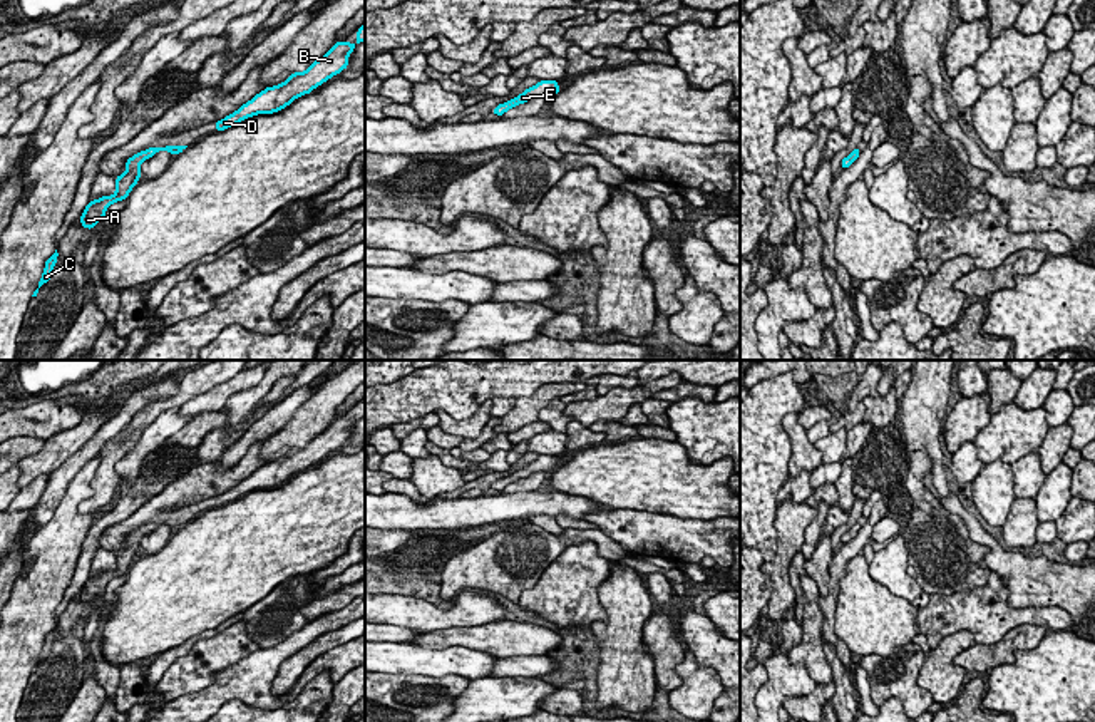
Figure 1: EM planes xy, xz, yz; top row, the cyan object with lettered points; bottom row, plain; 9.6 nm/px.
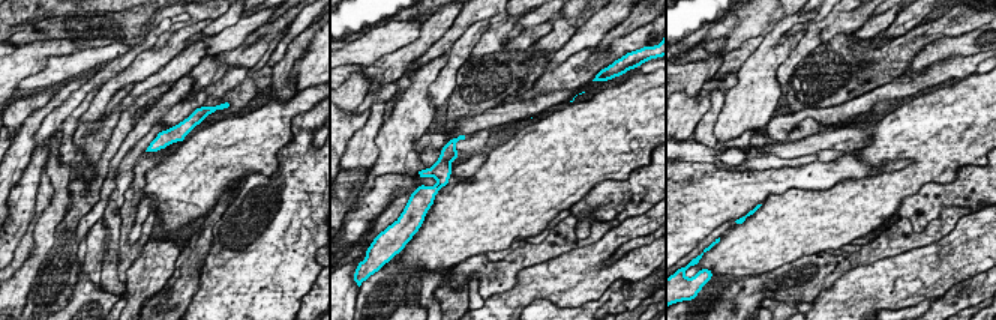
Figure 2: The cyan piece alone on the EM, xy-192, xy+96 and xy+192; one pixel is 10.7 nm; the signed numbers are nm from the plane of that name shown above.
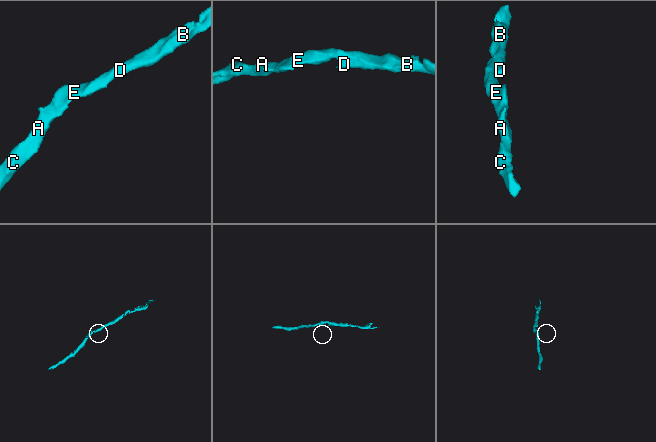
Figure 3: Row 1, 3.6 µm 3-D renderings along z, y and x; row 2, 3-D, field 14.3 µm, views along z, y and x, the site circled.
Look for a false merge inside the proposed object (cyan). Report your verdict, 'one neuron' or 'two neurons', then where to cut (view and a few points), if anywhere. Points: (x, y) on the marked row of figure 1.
one neuron; cut none

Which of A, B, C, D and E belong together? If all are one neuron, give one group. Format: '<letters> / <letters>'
A B C D E

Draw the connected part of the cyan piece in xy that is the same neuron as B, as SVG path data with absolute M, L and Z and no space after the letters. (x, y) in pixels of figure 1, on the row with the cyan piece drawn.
M365 23L357 30L357 42L337 42L323 57L315 60L305 72L293 72L283 84L266 87L238 111L216 121L216 131L224 131L241 121L258 116L273 114L290 106L300 95L310 94L330 77L348 67L348 54L365 40Z

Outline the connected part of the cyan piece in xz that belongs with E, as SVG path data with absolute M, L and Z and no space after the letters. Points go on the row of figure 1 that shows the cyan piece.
M539 80L534 87L526 89L521 95L499 104L492 109L492 114L504 116L506 111L524 104L534 97L546 97L548 101L553 99L559 92L558 80Z

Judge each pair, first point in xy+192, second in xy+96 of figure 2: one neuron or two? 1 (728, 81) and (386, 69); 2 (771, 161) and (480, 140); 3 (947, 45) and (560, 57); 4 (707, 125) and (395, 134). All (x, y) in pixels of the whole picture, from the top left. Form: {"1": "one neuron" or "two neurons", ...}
{"1": "two neurons", "2": "two neurons", "3": "two neurons", "4": "two neurons"}

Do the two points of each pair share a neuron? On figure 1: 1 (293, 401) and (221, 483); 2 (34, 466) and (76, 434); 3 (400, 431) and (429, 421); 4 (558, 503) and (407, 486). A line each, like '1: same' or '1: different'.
1: different
2: same
3: same
4: different

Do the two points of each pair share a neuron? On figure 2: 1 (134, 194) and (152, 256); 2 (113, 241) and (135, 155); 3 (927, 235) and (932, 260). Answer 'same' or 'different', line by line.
1: different
2: same
3: different

